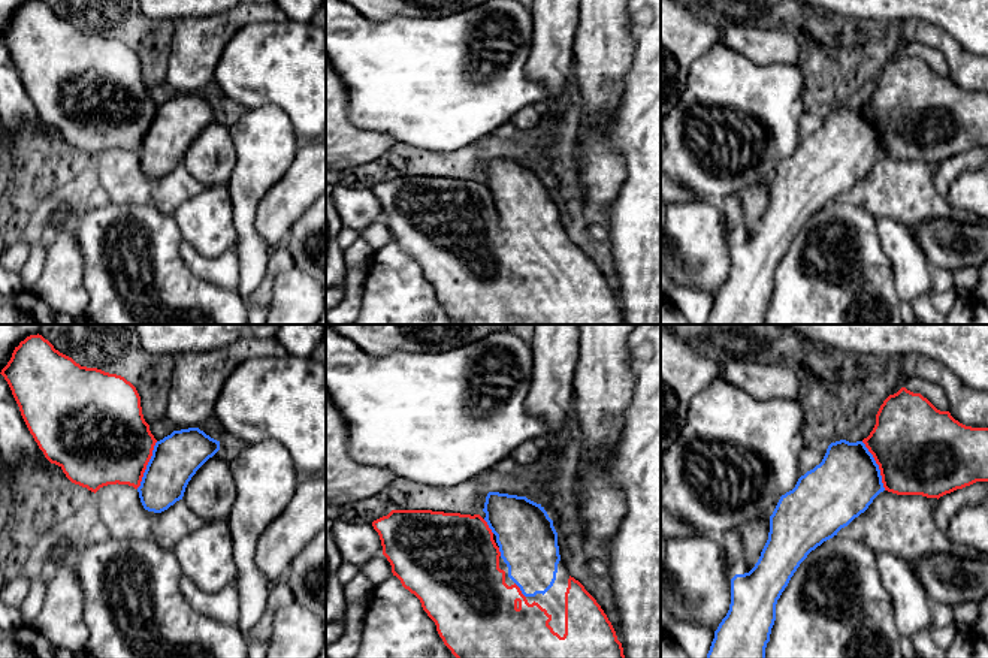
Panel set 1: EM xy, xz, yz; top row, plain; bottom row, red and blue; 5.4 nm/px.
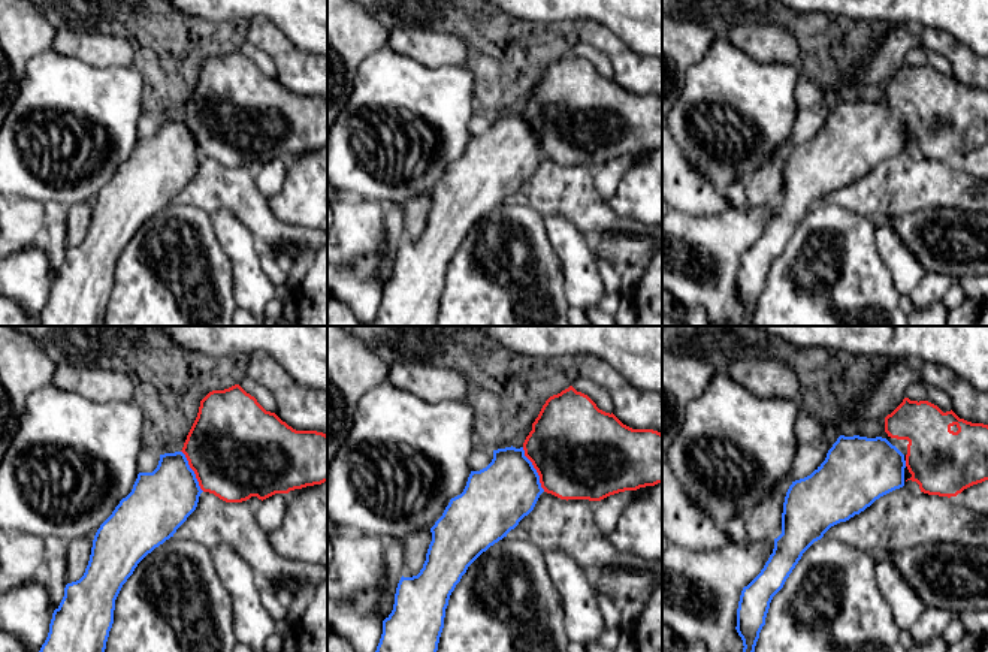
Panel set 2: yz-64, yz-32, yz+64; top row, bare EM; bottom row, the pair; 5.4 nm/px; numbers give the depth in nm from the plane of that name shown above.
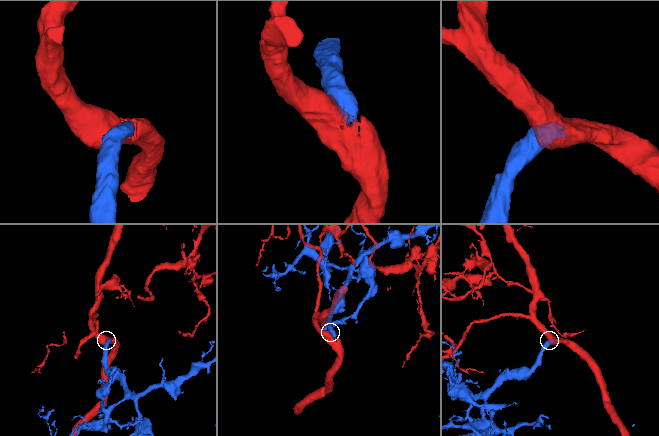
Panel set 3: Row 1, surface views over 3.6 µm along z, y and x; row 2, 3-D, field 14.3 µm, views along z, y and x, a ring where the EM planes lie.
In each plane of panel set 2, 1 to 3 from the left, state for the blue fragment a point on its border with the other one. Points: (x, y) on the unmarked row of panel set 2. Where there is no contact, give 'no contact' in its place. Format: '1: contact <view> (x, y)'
1: contact yz-64 (193, 135)
2: contact yz-32 (535, 133)
3: contact yz+64 (906, 129)

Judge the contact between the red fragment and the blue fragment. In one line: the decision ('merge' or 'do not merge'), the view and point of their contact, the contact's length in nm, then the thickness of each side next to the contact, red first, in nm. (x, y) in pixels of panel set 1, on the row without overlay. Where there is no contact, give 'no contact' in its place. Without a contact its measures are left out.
merge | yz (878, 129) | 300 nm | 480/360 nm

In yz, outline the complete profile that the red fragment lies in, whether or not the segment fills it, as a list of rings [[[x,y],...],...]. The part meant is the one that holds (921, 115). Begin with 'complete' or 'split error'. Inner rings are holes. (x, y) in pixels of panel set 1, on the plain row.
split error | [[[906,52],[889,60],[867,103],[831,108],[822,127],[780,162],[758,227],[749,238],[731,244],[729,275],[714,296],[706,325],[765,325],[777,265],[800,229],[864,178],[880,157],[939,164],[976,147],[988,147],[988,93],[966,91]]]

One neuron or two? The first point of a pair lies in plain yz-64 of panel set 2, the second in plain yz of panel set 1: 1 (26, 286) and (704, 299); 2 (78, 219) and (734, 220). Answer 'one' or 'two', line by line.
1: one
2: two

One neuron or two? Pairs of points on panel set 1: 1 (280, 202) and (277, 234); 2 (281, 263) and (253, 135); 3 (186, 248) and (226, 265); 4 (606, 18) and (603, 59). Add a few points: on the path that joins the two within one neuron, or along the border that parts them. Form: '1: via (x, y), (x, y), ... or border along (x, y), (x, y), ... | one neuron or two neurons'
1: via (278, 210), (277, 226) | one neuron
2: border along (271, 254), (266, 272) | two neurons
3: via (195, 259), (201, 265), (215, 265) | one neuron
4: via (603, 29), (603, 48) | one neuron

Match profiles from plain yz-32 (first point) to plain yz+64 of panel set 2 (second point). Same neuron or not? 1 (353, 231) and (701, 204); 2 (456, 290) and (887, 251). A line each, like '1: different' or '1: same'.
1: different
2: different

